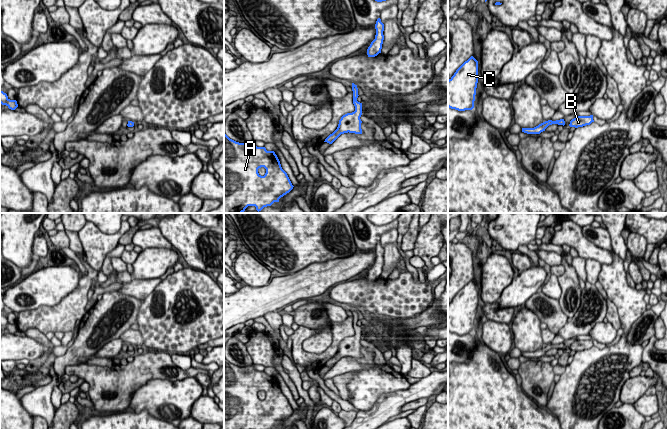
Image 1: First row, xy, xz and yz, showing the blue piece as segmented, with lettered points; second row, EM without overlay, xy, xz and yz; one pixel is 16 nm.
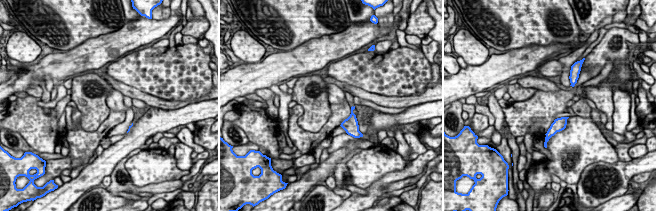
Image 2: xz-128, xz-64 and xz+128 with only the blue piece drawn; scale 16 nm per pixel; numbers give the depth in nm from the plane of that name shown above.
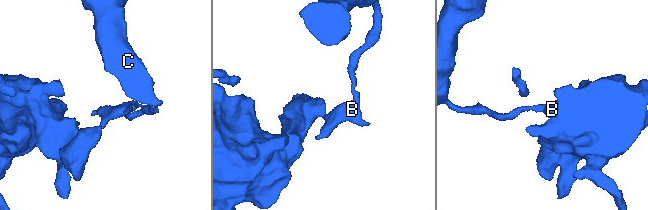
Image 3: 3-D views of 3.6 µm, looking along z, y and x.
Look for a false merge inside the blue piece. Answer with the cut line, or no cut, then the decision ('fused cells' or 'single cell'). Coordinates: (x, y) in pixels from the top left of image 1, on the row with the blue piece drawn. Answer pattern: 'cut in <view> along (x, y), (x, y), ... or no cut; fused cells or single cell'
cut in yz along (545, 121), (550, 124); fused cells

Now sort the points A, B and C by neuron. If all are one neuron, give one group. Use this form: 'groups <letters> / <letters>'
groups A B / C

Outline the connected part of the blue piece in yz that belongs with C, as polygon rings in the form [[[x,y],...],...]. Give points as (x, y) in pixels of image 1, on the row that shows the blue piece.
[[[471,56],[448,80],[448,107],[458,111],[472,110],[478,83],[478,61]]]

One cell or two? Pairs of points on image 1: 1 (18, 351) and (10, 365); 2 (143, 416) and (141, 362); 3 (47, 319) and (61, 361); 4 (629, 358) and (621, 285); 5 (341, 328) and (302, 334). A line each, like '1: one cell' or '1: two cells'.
1: two cells
2: two cells
3: two cells
4: one cell
5: one cell

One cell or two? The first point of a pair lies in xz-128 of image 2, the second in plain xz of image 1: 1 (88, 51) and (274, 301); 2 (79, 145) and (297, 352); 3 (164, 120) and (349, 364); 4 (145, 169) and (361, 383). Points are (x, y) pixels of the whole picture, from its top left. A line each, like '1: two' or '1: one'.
1: one
2: one
3: two
4: one

